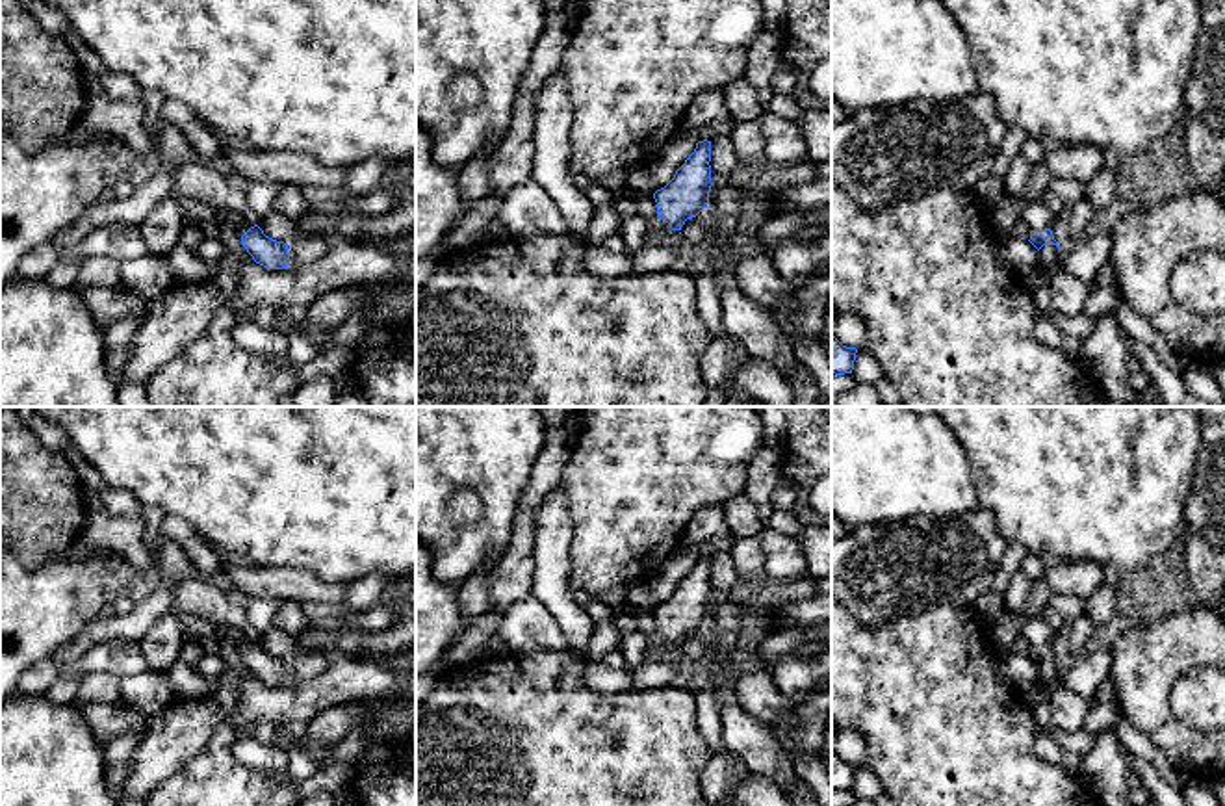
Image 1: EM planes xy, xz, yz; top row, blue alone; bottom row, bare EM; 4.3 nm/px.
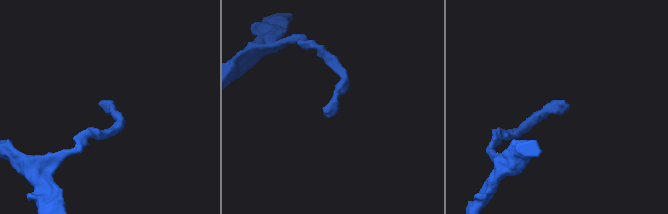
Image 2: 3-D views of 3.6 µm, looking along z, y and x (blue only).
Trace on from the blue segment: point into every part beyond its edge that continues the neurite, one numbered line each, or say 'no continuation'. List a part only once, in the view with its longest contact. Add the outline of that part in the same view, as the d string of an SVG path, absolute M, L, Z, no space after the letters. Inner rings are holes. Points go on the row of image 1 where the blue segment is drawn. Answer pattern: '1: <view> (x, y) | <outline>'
1: yz (1068, 227) | M1086 197L1075 204L1064 204L1051 225L1052 236L1058 245L1062 249L1067 249L1071 243L1080 240L1084 228L1095 215L1097 212Z

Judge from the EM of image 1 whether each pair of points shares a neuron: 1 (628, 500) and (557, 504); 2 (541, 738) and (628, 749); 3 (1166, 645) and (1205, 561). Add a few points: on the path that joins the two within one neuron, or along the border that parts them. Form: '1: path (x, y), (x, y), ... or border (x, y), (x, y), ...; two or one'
1: border (559, 485), (572, 522), (570, 546); two
2: path (563, 753), (606, 753); one
3: border (1201, 602), (1205, 606); two

